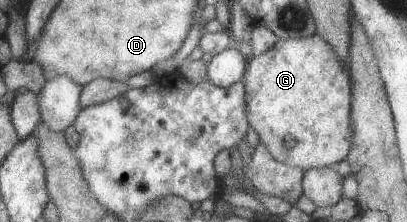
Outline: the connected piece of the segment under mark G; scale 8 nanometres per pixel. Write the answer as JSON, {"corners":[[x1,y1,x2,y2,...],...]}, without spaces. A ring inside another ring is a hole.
{"corners":[[314,34,302,39,277,40,268,51,248,58,242,83,248,127,254,130,274,161,298,167,304,173,308,169,332,166,348,155,352,145,351,80,348,69,322,37]]}

